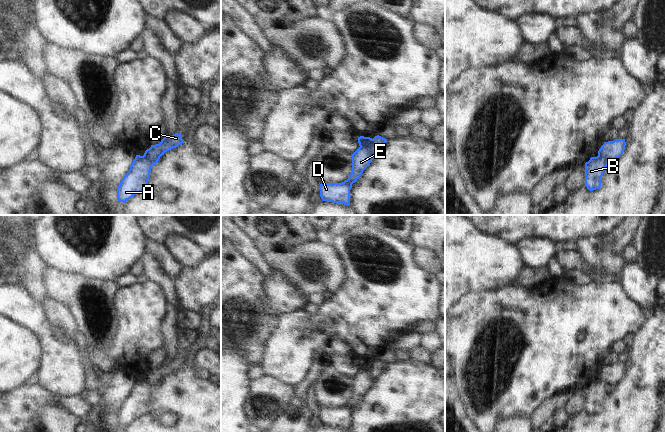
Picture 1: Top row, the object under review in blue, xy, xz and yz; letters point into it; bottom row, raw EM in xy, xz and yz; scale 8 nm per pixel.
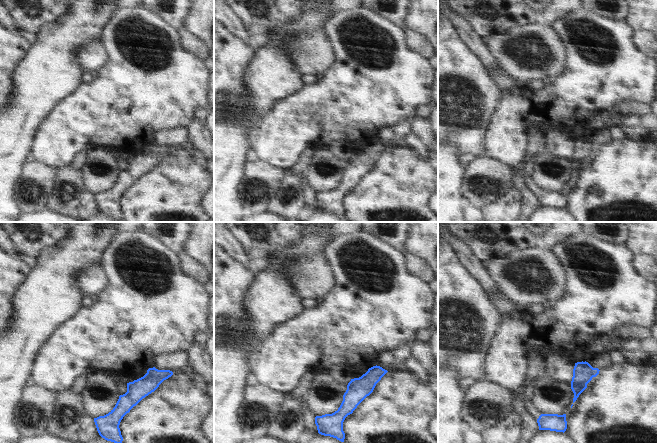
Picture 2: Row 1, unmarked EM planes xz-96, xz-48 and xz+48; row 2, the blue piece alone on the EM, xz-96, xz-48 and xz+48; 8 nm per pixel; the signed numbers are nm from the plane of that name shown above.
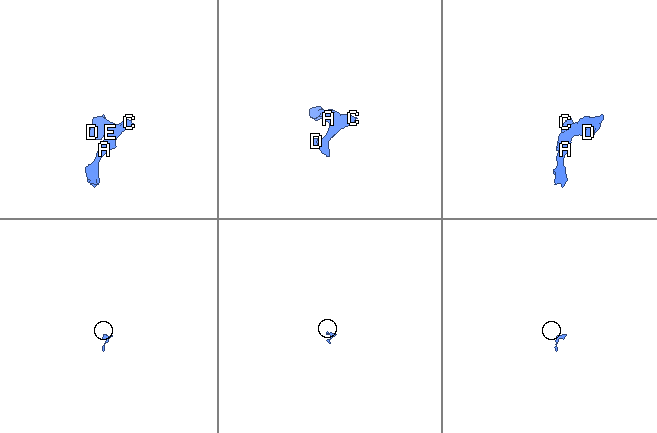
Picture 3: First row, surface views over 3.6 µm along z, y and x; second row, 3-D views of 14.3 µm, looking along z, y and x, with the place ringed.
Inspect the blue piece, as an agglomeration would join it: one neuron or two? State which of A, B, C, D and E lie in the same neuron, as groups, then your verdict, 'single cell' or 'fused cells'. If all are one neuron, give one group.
A B / C D E; fused cells

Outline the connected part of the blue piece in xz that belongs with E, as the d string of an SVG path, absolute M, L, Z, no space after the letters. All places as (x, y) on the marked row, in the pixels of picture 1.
M377 135L372 140L370 148L360 146L352 154L352 172L347 180L342 183L321 183L320 197L322 201L350 205L350 190L363 171L370 165L377 151L383 147L387 139Z

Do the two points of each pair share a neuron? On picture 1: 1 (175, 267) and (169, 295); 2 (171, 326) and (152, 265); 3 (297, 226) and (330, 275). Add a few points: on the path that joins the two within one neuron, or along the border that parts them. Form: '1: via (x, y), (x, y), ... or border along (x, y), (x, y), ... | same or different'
1: border along (157, 261), (164, 272), (173, 280) | different
2: via (171, 311), (169, 292), (162, 280) | same
3: border along (312, 240), (306, 243), (295, 244), (285, 250) | different

